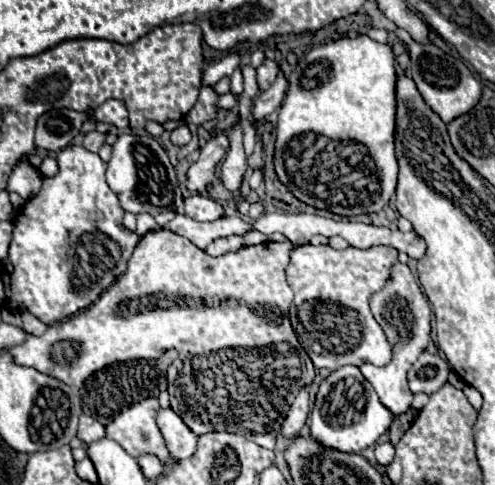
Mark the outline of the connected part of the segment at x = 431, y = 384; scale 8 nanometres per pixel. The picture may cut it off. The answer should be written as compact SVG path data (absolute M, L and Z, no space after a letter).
M422 352L420 358L408 370L408 386L414 394L416 392L434 394L446 384L448 374L450 374L450 366L442 356Z

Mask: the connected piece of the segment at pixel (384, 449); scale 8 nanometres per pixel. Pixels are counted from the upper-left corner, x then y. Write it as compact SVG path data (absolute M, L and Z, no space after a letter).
M384 442L384 444L376 444L376 460L378 464L390 464L394 458L394 446L390 442Z

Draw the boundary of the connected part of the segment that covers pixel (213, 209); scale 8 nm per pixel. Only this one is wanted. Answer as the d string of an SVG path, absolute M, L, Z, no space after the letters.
M200 194L188 196L184 200L184 212L190 218L200 220L200 222L214 222L226 214L224 208L216 200L208 198L208 196L200 196Z

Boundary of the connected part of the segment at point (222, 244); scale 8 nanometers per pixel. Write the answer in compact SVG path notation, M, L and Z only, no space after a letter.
M224 236L224 238L216 238L210 246L206 246L206 252L210 256L222 256L222 254L238 250L242 246L246 246L244 240L242 240L242 236Z

